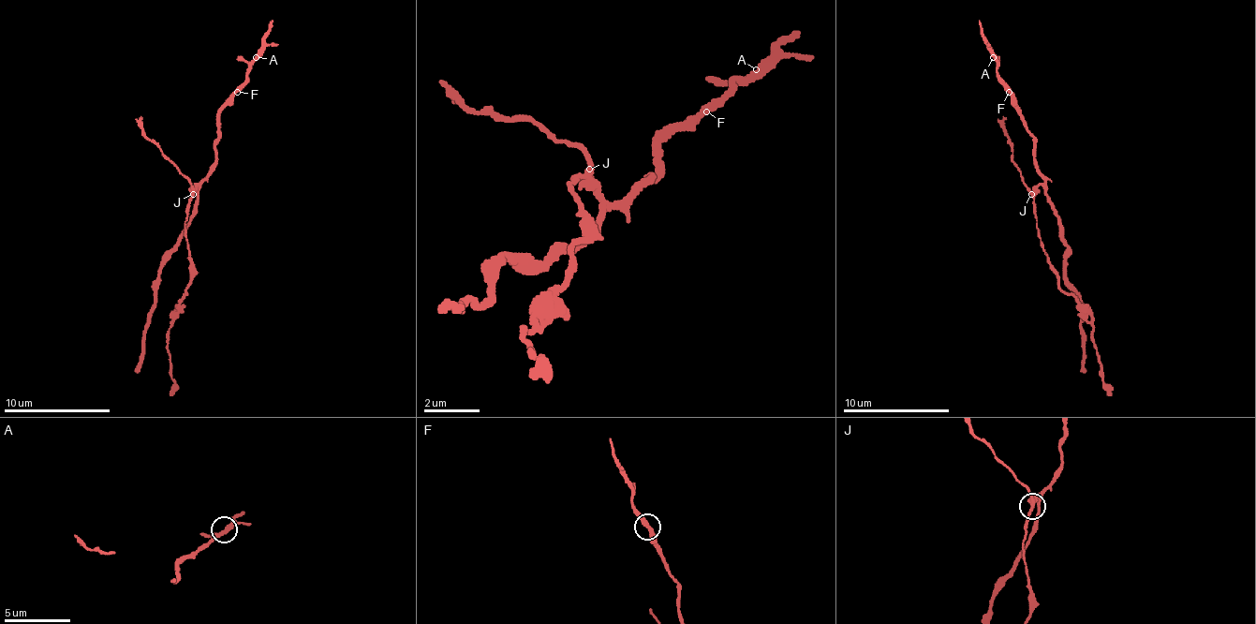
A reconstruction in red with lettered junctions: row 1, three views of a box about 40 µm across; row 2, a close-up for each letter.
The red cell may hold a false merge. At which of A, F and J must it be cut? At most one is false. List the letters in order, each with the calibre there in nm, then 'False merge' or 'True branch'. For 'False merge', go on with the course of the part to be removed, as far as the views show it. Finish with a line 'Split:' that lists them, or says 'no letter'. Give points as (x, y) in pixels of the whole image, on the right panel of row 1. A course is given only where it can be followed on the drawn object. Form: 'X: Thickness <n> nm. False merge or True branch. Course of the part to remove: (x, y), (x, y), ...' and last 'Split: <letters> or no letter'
A: Thickness 240 nm. True branch
F: Thickness 320 nm. True branch
J: Thickness 260 nm. False merge. Course of the part to remove: (1030, 193), (1046, 262), (1059, 286), (1076, 300), (1078, 313), (1092, 326), (1092, 342), (1102, 388), (1111, 395)
Split: J

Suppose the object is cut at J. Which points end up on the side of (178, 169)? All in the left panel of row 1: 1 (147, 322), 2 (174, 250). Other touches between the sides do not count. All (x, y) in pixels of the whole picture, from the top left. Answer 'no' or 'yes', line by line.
1: no
2: no

